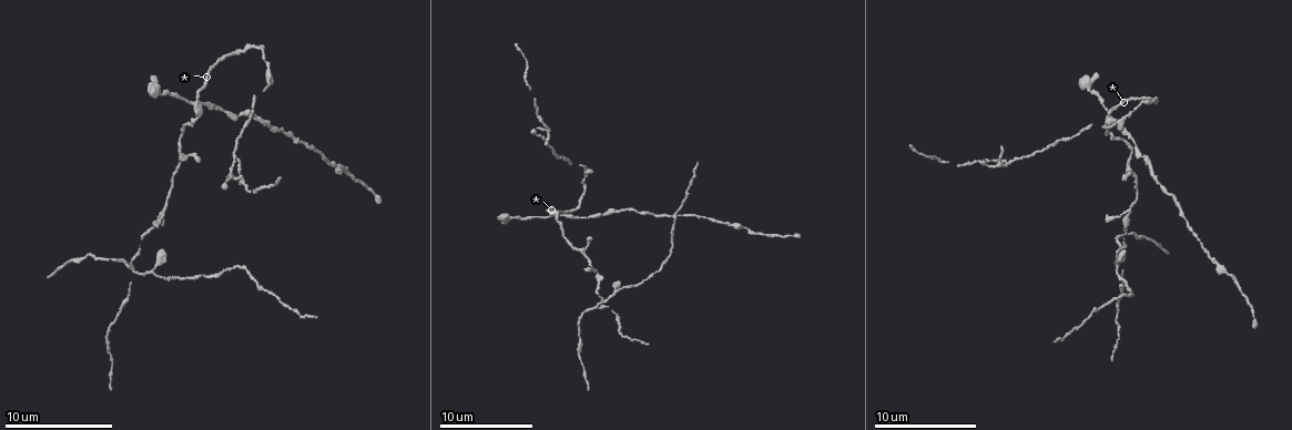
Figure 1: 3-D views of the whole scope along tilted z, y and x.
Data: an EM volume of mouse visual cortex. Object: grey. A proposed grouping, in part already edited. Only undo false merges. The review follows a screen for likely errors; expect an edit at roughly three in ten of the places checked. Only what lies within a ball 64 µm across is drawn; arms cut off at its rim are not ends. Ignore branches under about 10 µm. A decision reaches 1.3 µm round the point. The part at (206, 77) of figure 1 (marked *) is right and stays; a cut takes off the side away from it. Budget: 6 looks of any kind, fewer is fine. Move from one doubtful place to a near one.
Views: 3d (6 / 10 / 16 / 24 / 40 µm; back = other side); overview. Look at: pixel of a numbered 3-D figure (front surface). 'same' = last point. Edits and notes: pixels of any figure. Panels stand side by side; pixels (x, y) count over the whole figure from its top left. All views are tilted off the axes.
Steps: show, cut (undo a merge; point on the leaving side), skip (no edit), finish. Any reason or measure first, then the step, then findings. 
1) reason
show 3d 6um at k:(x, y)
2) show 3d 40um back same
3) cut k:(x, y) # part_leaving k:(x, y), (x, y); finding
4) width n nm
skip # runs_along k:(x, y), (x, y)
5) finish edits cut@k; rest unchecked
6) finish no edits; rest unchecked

arms run side by side
show 3d 16um at 1:(200, 102)

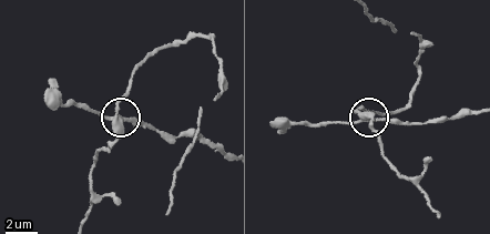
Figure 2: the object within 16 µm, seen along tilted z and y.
arms 4
cut 2:(132, 118) # two cells meet here

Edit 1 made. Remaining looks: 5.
sudden change in width
show 3d 10um at 1:(1126, 210)

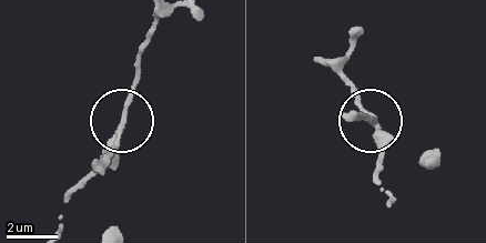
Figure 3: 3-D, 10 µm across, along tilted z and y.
skip # one cell here

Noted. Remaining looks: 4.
sharp bend
show 3d 6um at 1:(1118, 250)

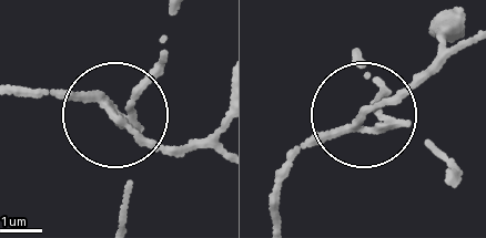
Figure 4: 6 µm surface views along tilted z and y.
cut 4:(84, 103) # part_leaving 4:(395, 122), (387, 106), (458, 54); a second cell is stuck on

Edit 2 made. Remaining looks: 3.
finish edits cut@2, cut@4; rest unchecked

